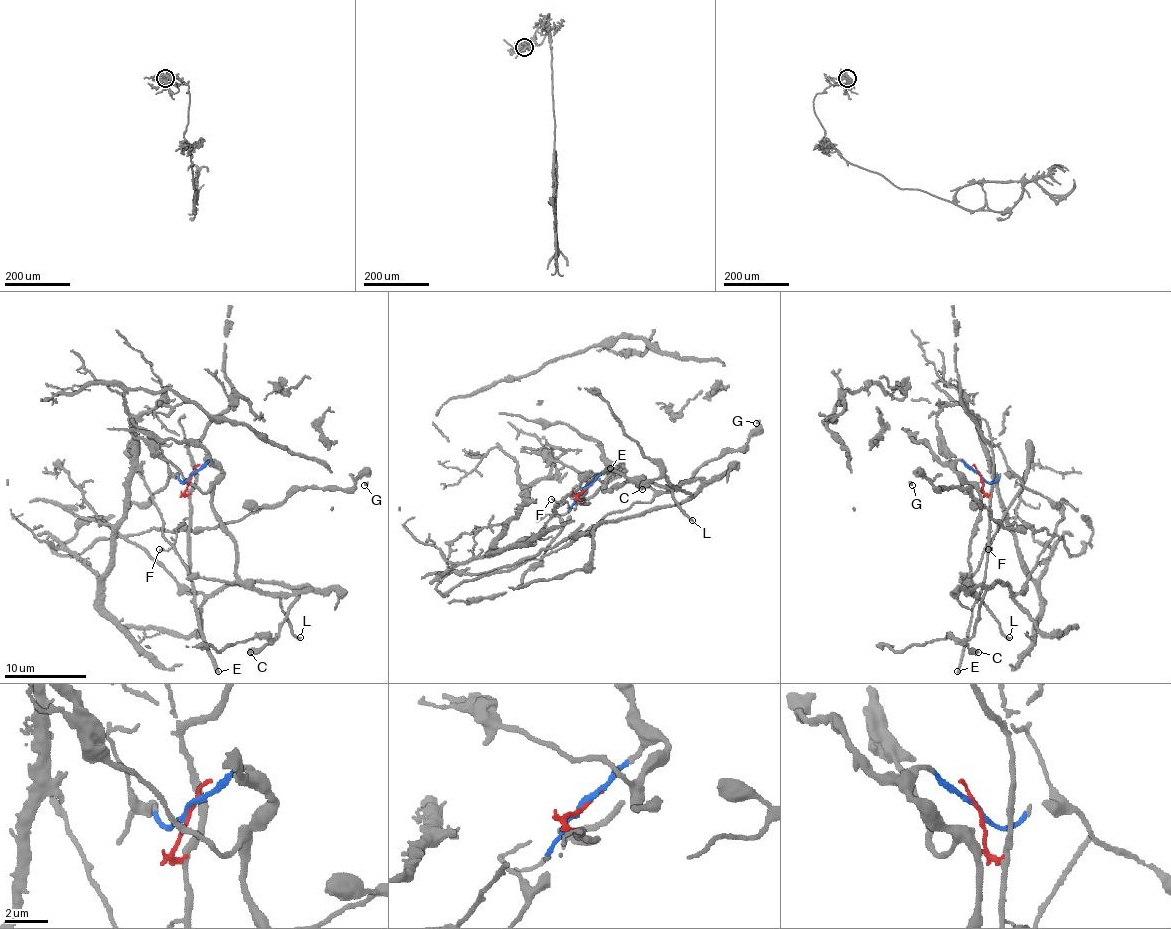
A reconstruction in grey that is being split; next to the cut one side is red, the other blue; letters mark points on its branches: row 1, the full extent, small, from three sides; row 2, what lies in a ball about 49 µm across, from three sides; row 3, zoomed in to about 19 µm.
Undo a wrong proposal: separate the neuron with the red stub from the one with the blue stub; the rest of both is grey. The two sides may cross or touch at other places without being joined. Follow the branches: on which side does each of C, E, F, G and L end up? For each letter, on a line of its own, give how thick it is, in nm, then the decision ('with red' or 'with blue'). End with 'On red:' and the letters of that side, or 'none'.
C: 550 nm thick; with blue
E: 280 nm thick; with red
F: 130 nm thick; with red
G: 170 nm thick; with blue
L: 200 nm thick; with blue
On red: E, F

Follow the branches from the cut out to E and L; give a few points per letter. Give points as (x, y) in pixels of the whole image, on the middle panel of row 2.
E: (584, 490), (577, 494), (582, 500), (588, 484), (610, 467)
L: (584, 490), (612, 465), (614, 471), (606, 480), (604, 490), (627, 480), (647, 480), (668, 486), (692, 521)

